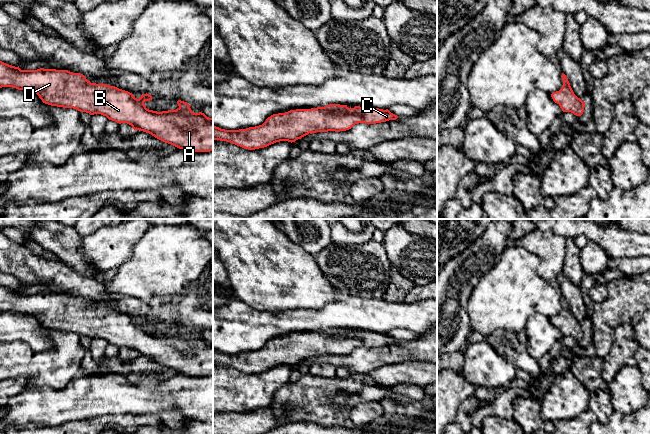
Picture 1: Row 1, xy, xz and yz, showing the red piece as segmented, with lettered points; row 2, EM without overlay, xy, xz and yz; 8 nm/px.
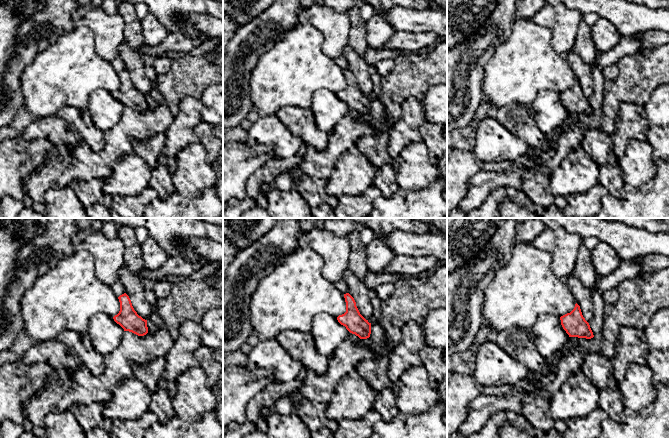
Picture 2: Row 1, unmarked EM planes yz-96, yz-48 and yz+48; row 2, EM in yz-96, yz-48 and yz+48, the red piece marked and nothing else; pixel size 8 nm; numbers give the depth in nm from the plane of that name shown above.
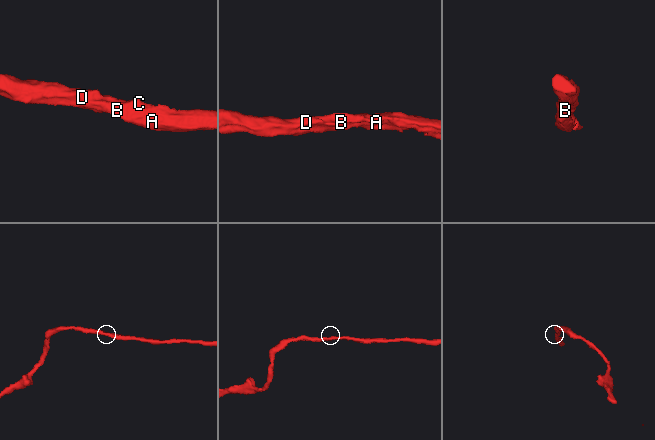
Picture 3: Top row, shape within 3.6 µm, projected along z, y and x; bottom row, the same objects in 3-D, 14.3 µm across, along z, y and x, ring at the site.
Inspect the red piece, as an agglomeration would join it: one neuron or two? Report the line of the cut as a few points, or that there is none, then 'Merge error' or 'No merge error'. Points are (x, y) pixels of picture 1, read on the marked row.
No split. No merge error

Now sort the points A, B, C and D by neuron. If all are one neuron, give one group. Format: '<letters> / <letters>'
A B C D

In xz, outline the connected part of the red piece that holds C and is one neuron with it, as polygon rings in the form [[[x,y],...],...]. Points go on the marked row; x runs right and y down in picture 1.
[[[329,104],[273,114],[262,125],[246,129],[225,130],[213,126],[213,140],[255,150],[280,141],[292,143],[309,133],[346,131],[358,123],[376,124],[397,118],[388,109]]]

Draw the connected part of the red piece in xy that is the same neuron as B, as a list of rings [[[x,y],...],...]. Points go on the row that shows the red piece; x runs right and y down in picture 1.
[[[0,61],[0,88],[12,87],[18,90],[34,91],[43,103],[63,107],[73,108],[80,112],[86,112],[90,115],[101,114],[106,116],[109,120],[115,121],[119,124],[127,123],[132,126],[134,130],[140,130],[151,134],[155,138],[171,144],[179,149],[191,152],[210,152],[213,151],[213,118],[207,117],[204,113],[194,113],[187,102],[178,100],[178,108],[176,110],[168,110],[157,112],[149,110],[144,105],[145,101],[152,100],[149,94],[142,94],[139,99],[135,98],[132,93],[119,89],[115,86],[107,84],[91,83],[86,77],[80,73],[73,73],[68,70],[44,69],[37,70],[21,70],[18,67],[11,66]]]

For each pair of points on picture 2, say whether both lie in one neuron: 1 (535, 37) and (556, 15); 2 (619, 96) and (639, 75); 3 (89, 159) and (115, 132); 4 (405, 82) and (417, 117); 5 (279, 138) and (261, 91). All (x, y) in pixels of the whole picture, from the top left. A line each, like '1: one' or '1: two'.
1: two
2: one
3: one
4: two
5: two

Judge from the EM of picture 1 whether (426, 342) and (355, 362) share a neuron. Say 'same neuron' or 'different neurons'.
same neuron

